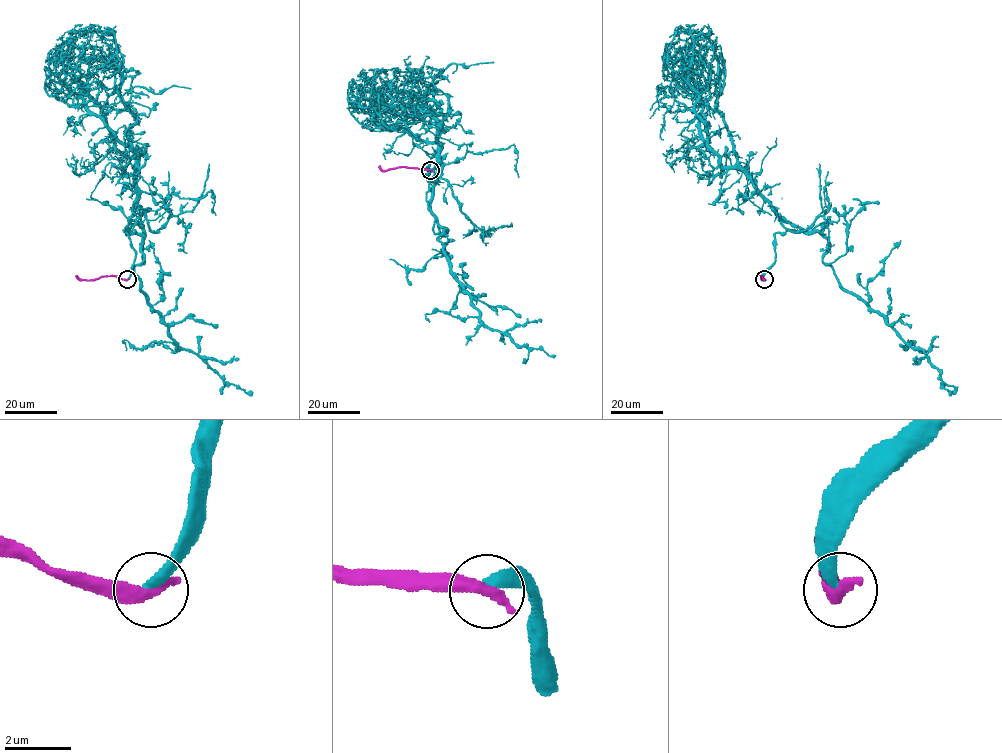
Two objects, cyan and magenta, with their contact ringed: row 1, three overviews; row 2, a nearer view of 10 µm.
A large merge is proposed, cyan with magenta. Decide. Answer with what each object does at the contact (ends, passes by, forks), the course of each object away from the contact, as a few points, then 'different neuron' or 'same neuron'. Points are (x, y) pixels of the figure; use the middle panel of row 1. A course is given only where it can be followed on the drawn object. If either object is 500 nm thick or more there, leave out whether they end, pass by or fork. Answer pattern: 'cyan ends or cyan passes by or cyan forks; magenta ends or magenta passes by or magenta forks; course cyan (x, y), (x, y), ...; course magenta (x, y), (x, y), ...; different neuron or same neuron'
cyan ends; magenta ends; course cyan (430, 170), (438, 181), (429, 183), (428, 206), (439, 174), (439, 120), (433, 114), (439, 105), (384, 84); course magenta (430, 170), (397, 167), (383, 170), (379, 165); different neuron

